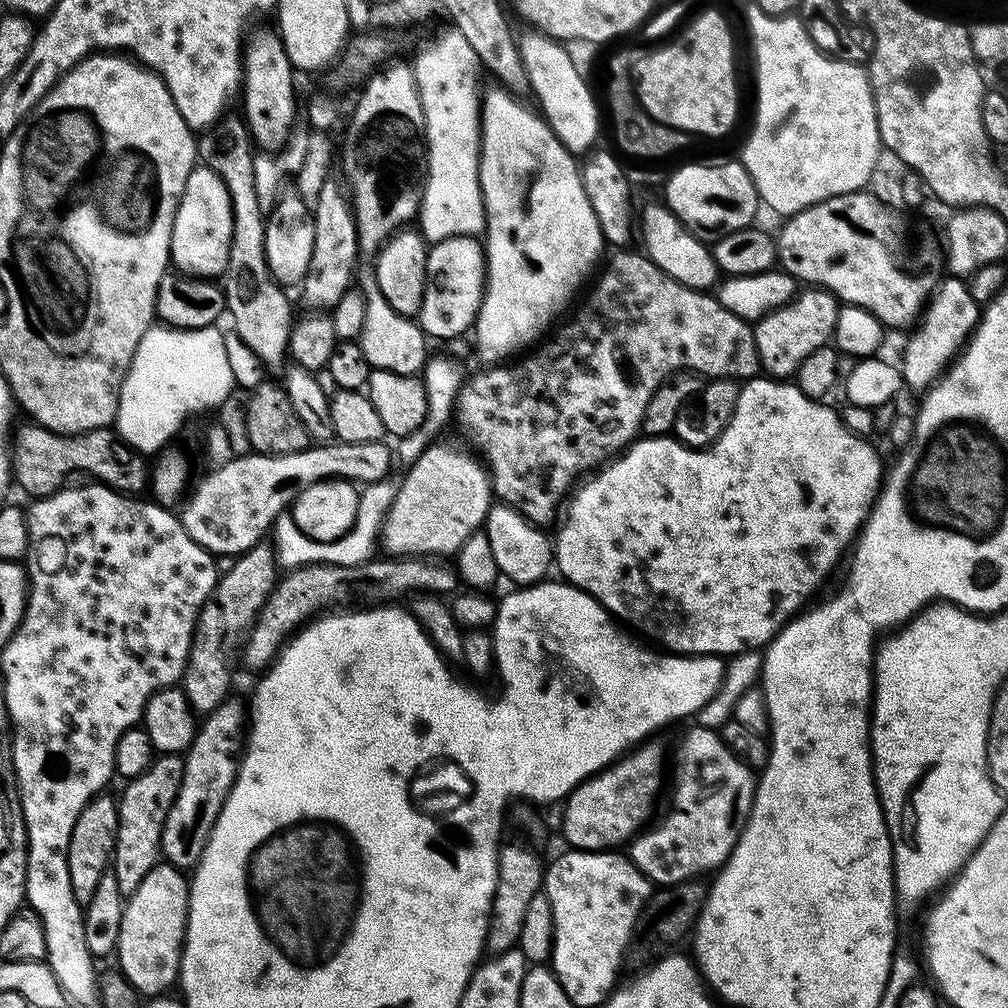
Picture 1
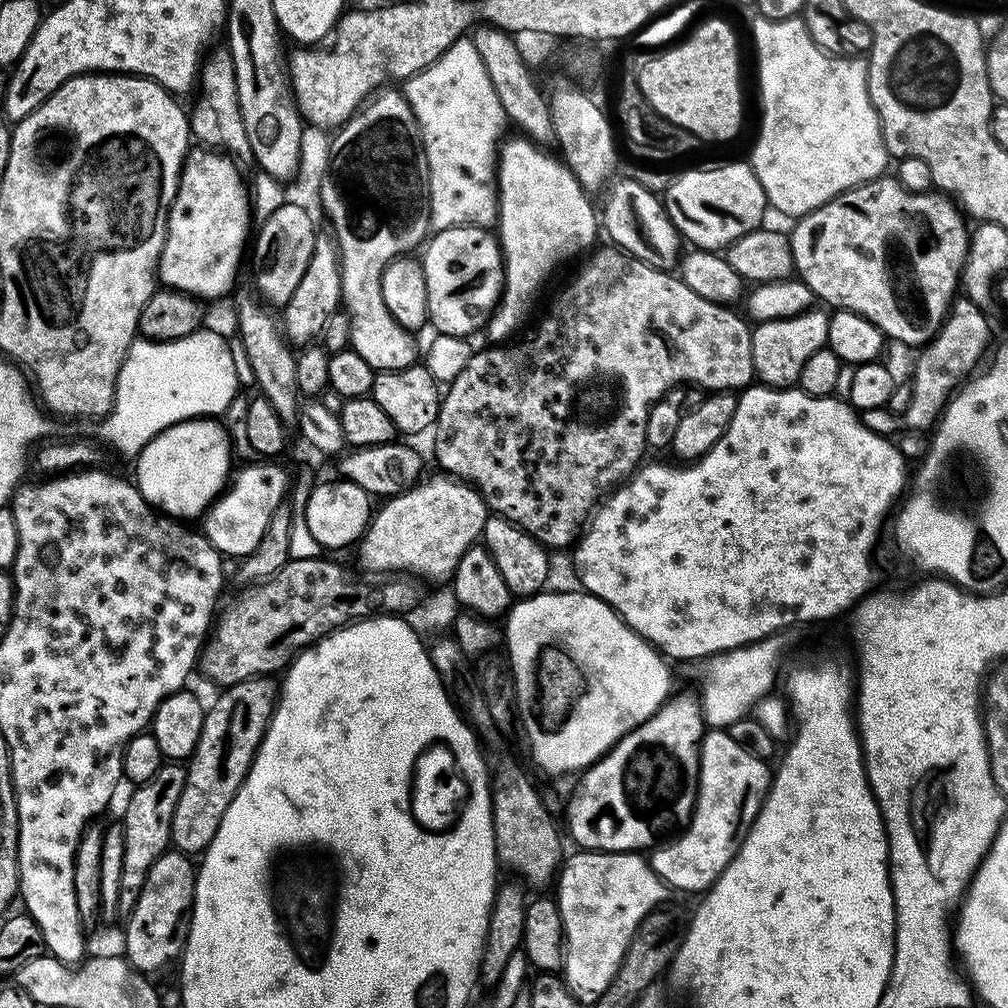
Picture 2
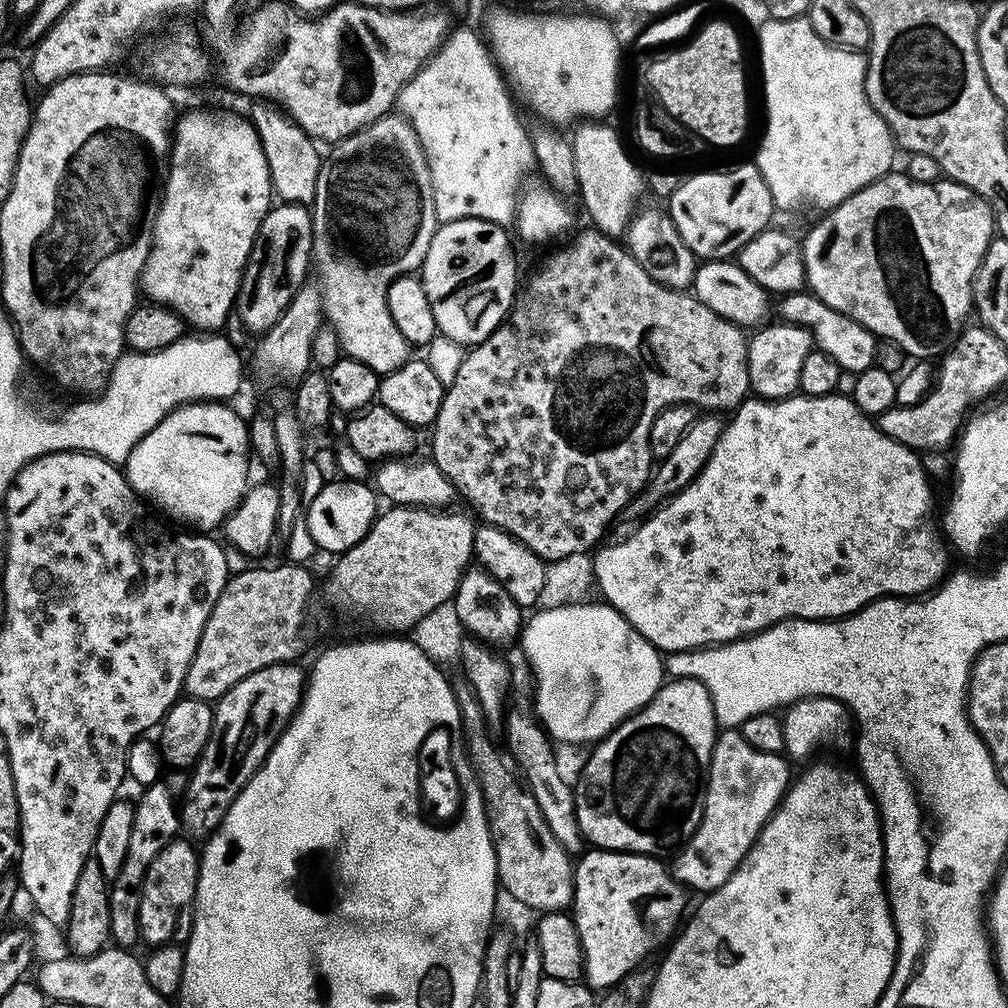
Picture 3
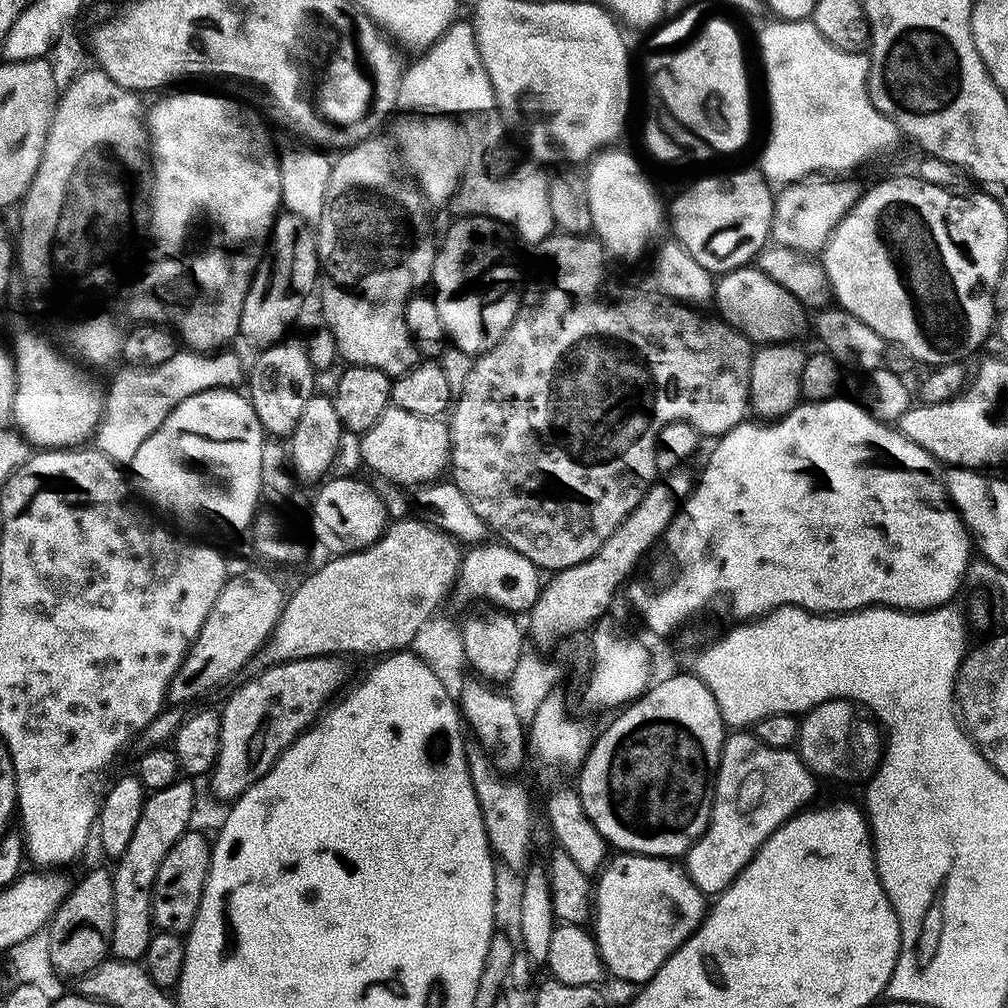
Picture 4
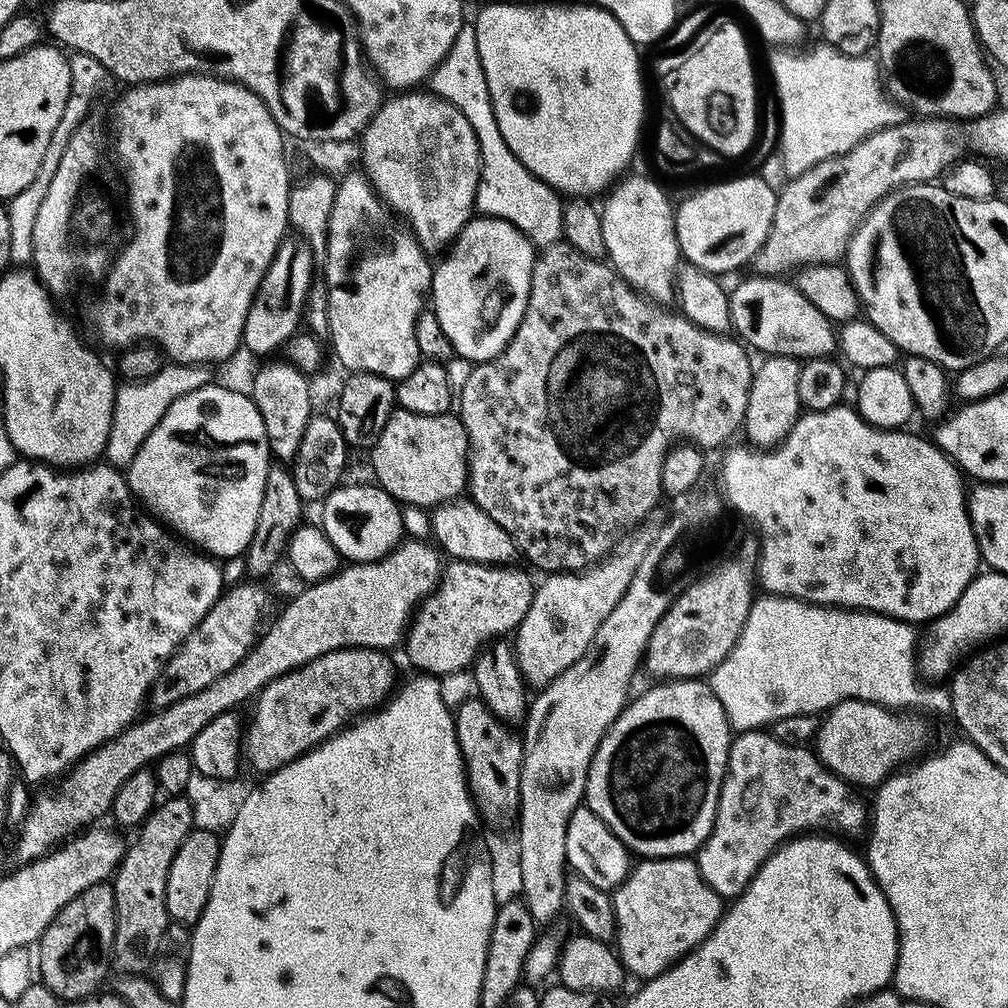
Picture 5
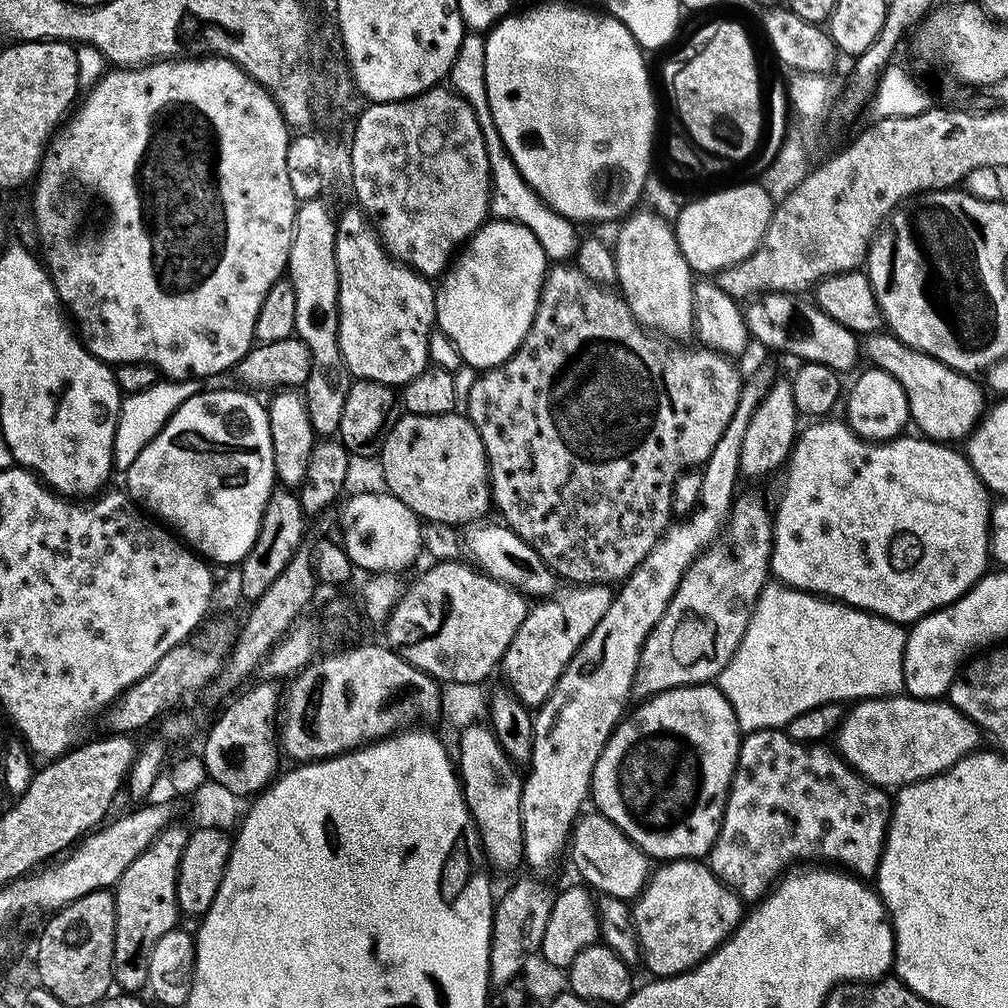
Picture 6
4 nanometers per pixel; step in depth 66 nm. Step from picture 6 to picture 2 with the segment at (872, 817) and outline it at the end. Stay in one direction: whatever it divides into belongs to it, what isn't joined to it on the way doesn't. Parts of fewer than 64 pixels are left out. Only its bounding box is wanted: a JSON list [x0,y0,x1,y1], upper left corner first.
[654,729,774,894]

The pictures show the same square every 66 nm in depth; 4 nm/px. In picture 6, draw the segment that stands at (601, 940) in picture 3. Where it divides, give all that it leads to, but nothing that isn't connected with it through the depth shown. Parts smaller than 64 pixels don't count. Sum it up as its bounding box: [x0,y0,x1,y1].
[631,858,746,978]

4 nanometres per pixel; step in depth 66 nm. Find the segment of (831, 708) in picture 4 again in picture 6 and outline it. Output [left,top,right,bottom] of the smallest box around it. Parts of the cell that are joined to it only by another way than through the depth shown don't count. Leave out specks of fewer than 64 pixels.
[834,694,981,790]

